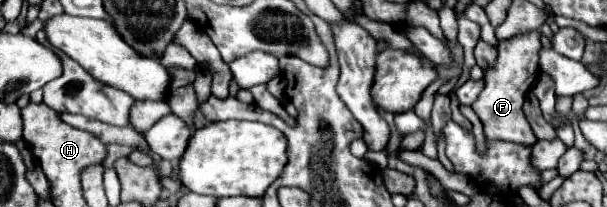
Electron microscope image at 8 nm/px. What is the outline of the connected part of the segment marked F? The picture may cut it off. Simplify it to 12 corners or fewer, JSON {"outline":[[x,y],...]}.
{"outline":[[540,30],[498,44],[472,104],[488,138],[534,144],[523,105]]}

